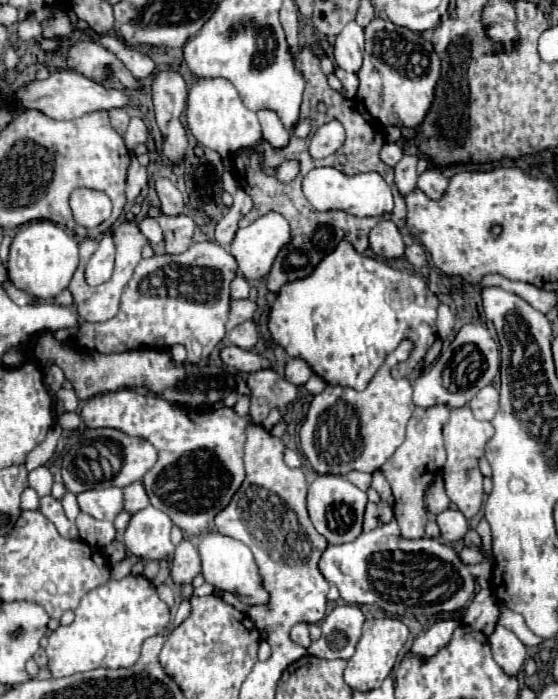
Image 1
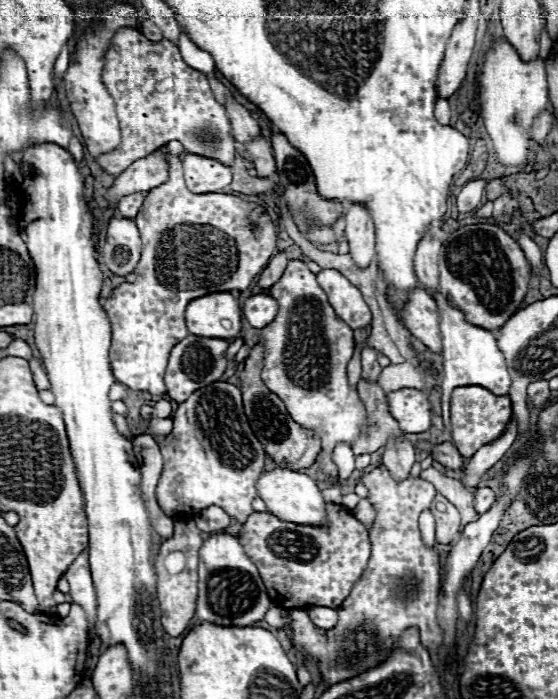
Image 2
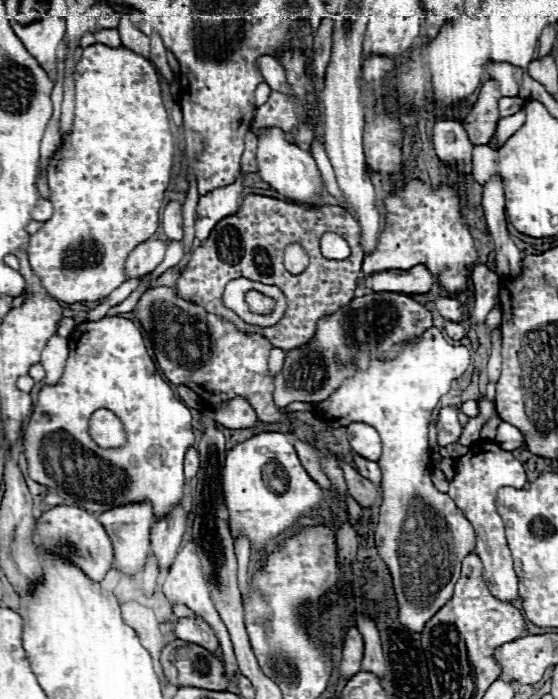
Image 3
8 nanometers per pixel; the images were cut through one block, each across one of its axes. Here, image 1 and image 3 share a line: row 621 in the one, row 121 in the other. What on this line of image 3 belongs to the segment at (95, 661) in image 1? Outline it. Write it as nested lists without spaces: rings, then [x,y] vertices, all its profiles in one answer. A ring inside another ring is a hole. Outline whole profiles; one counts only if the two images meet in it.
[[[104,44],[84,48],[82,60],[76,66],[74,126],[48,168],[54,216],[40,232],[30,236],[28,244],[30,266],[54,300],[66,304],[102,300],[126,280],[124,264],[128,254],[158,228],[158,212],[170,184],[172,166],[174,136],[152,62],[128,48],[110,48]]]

